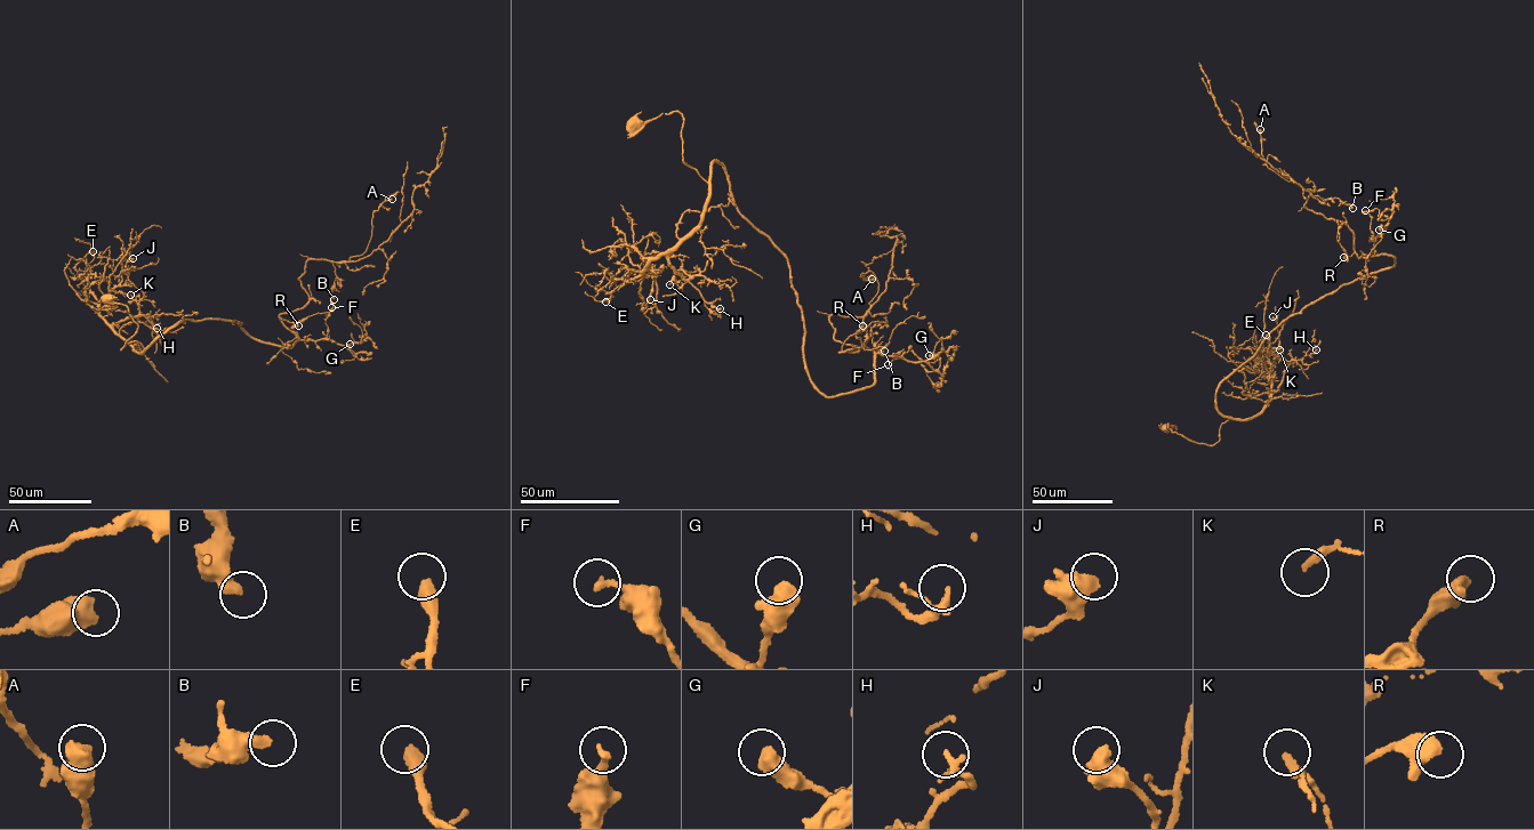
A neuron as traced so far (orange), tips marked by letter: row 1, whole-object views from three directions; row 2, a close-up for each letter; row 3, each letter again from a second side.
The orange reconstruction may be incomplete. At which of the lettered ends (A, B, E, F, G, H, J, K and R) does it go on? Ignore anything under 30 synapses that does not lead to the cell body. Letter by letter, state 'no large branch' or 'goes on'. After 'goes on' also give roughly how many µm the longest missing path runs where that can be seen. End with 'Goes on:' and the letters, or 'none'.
A: no large branch
B: no large branch
E: no large branch
F: no large branch
G: no large branch
H: no large branch
J: no large branch
K: no large branch
R: no large branch
Goes on: none

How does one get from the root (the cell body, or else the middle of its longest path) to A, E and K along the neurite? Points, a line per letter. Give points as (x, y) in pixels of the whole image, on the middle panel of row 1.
A: (634, 121), (680, 113), (684, 163), (720, 163), (785, 254), (827, 396), (874, 381), (829, 319), (872, 279)
E: (634, 121), (645, 123), (663, 113), (680, 113), (684, 163), (708, 183), (709, 193), (699, 224), (605, 301)
K: (634, 121), (680, 113), (684, 163), (708, 183), (700, 223), (668, 258), (689, 279), (677, 270), (669, 284)

